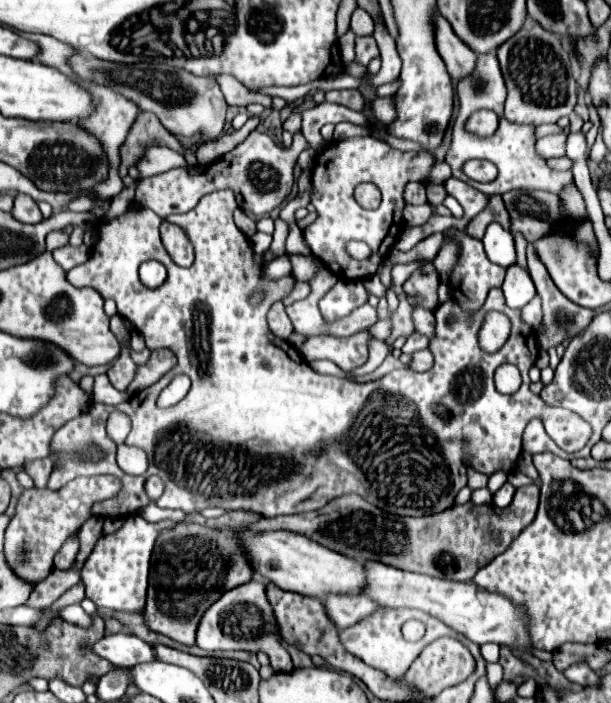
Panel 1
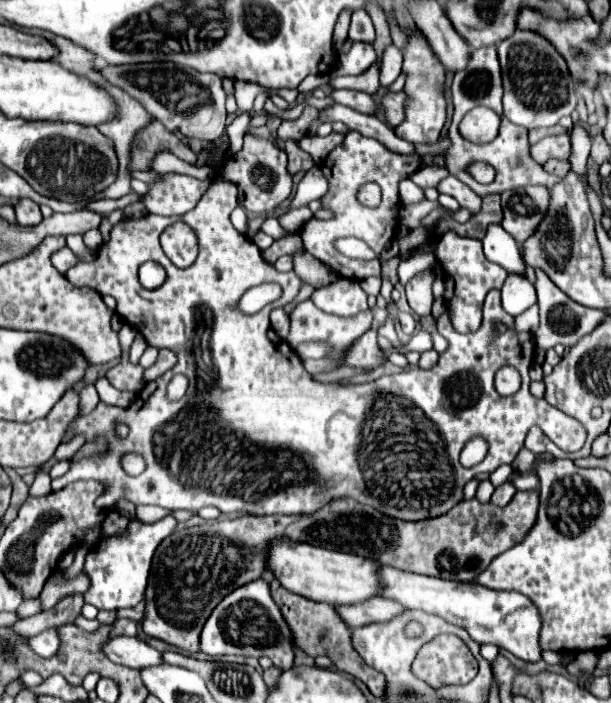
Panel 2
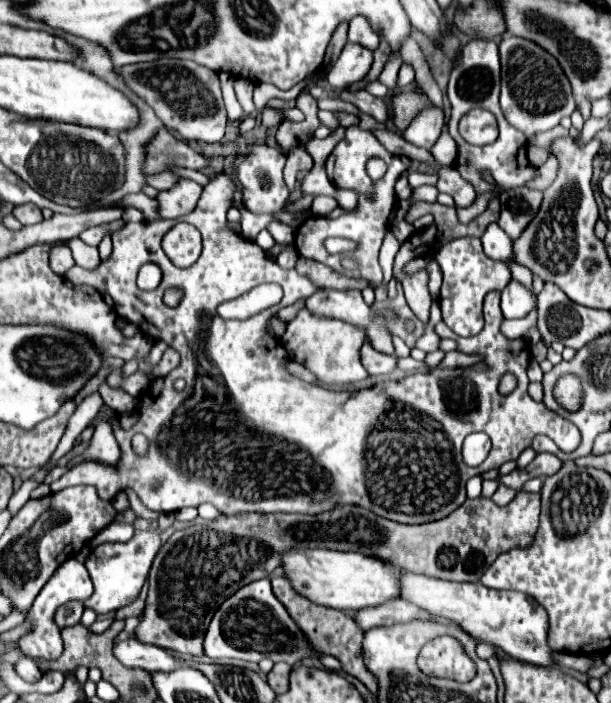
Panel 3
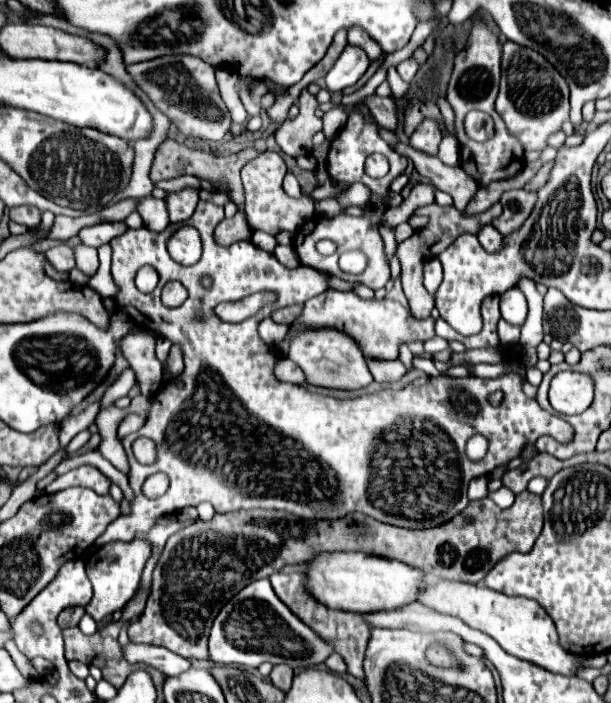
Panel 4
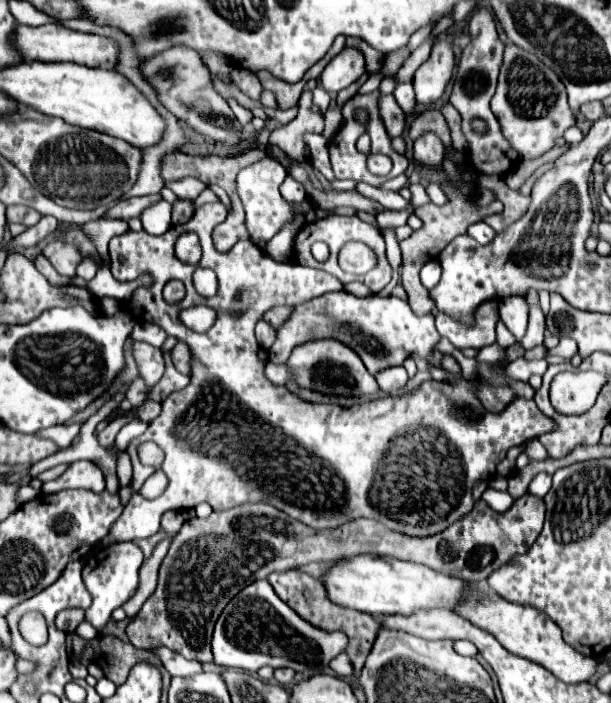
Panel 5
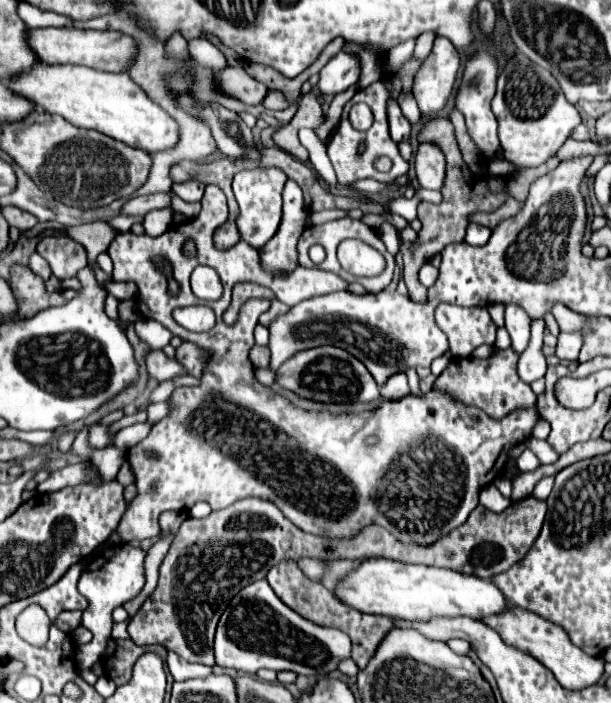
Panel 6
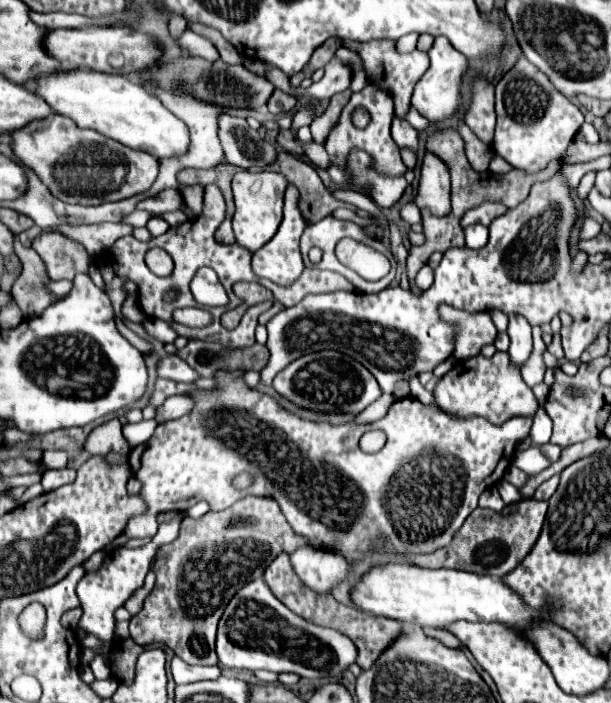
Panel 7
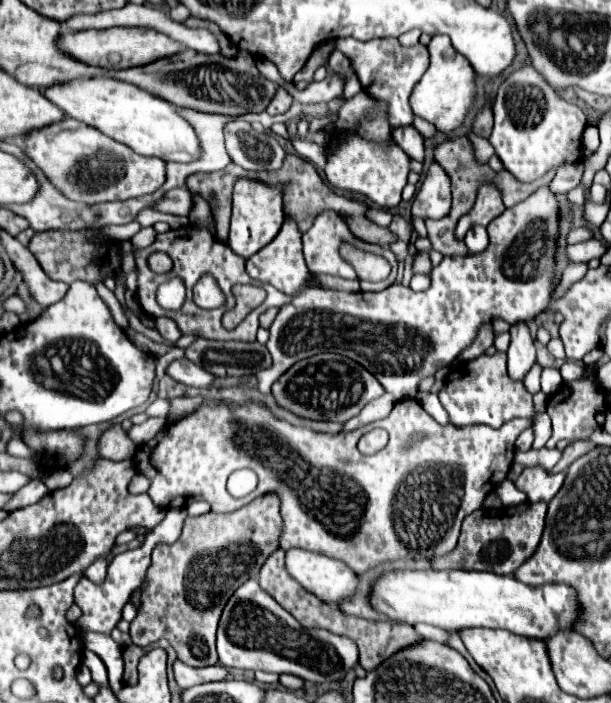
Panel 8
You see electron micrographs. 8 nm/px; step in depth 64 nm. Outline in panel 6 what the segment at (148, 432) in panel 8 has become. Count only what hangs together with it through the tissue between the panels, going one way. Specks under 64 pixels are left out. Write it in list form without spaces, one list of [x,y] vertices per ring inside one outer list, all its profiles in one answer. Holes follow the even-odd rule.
[[[142,422],[142,424],[134,424],[134,426],[128,426],[128,428],[122,428],[116,438],[114,438],[114,446],[122,452],[126,452],[128,448],[132,448],[134,444],[138,444],[148,432],[150,432],[150,424],[148,422]]]

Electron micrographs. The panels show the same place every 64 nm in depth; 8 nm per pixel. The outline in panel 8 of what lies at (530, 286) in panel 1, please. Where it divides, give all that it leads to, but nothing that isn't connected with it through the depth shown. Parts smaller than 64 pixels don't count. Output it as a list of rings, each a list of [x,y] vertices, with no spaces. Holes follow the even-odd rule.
[[[516,322],[510,328],[510,348],[508,348],[508,374],[514,380],[522,380],[524,372],[532,368],[536,360],[536,348],[534,340],[530,336],[530,328],[526,322]]]

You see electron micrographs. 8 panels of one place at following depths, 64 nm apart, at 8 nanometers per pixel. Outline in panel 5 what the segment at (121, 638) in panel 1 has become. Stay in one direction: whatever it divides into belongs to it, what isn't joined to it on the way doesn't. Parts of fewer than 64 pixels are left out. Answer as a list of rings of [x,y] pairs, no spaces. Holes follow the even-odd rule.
[[[164,646],[154,648],[152,652],[154,652],[154,654],[160,658],[162,666],[164,666],[164,668],[170,672],[170,676],[190,676],[190,674],[196,674],[196,672],[202,672],[200,662],[186,660],[184,656],[176,654],[176,652],[172,652],[172,650],[164,648]]]

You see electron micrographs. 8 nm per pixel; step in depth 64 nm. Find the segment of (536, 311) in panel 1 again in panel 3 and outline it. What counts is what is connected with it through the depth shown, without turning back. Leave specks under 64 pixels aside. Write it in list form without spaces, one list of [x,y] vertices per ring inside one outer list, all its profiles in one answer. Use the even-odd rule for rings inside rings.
[[[532,310],[528,316],[524,316],[520,320],[504,320],[502,322],[502,332],[508,338],[522,338],[534,324],[536,324],[536,312]]]

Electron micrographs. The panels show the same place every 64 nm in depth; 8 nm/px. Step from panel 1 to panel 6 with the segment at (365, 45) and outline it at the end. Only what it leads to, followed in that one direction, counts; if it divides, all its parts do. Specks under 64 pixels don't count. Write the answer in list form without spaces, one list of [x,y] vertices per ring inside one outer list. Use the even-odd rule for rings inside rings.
[[[340,52],[336,54],[320,72],[320,82],[318,82],[318,92],[326,98],[344,92],[352,84],[356,84],[360,78],[360,60],[356,56]]]

